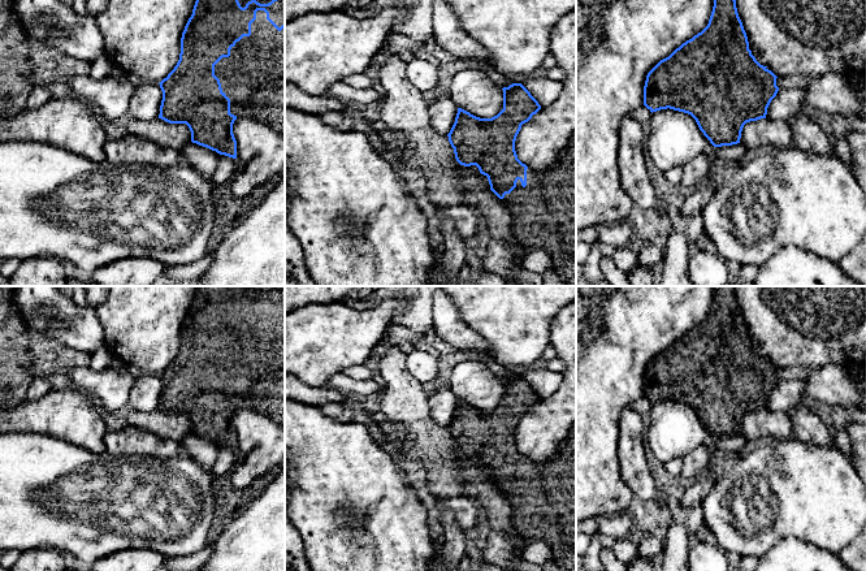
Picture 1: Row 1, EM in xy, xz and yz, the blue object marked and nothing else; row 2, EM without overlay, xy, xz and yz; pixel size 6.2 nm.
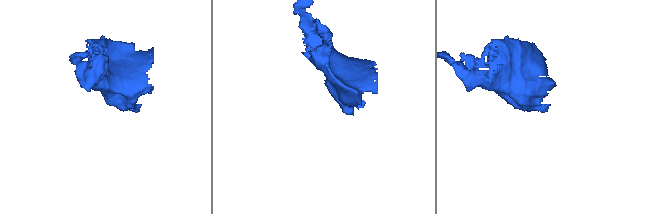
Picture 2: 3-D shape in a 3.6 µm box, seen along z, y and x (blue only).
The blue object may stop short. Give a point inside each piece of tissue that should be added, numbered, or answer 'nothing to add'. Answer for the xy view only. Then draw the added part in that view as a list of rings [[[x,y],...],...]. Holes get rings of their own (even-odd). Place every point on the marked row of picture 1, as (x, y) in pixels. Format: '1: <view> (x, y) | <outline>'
1: xy (252, 77) | [[[257,10],[251,35],[237,42],[230,56],[215,65],[215,75],[230,99],[231,114],[264,122],[285,137],[285,27],[278,31],[267,20],[267,13]]]

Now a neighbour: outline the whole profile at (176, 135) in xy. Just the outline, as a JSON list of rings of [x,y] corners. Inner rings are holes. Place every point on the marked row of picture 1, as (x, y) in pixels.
[[[125,118],[127,134],[146,138],[159,146],[181,150],[191,142],[191,131],[186,124],[169,124],[161,118]]]

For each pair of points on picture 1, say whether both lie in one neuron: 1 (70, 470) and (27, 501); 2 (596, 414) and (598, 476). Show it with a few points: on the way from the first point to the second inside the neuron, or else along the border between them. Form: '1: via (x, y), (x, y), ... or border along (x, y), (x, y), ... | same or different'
1: via (60, 480), (48, 492), (38, 492) | same
2: via (596, 429), (596, 461) | same

